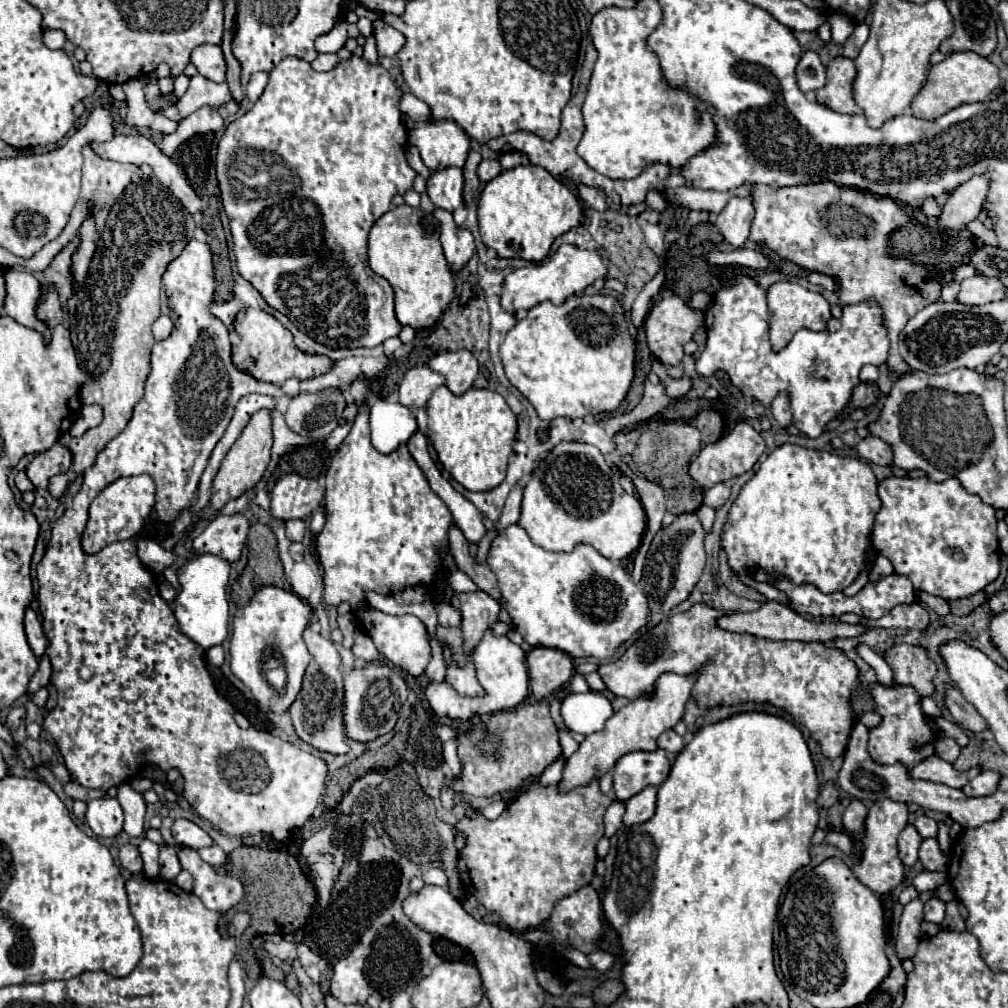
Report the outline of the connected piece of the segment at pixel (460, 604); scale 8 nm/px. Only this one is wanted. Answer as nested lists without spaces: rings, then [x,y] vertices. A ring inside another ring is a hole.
[[[484,591],[474,593],[458,593],[452,605],[462,613],[462,631],[464,631],[464,645],[466,651],[472,649],[482,637],[482,633],[496,623],[496,615],[500,611],[498,601],[494,601]]]

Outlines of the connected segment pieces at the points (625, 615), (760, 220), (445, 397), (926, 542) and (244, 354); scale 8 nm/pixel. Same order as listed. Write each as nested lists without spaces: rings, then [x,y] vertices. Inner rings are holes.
[[[510,525],[508,529],[504,529],[502,533],[496,535],[496,539],[492,541],[492,547],[490,547],[490,553],[488,553],[488,559],[486,563],[490,565],[490,569],[494,571],[496,579],[498,579],[498,587],[500,587],[500,593],[506,601],[506,609],[508,609],[508,615],[512,617],[512,623],[514,623],[514,629],[524,637],[526,643],[530,643],[532,647],[552,647],[552,649],[560,649],[564,653],[568,653],[572,659],[608,659],[616,653],[616,649],[628,641],[638,629],[642,629],[648,621],[648,599],[646,595],[636,587],[636,583],[630,579],[630,575],[622,569],[622,567],[614,567],[606,557],[602,557],[594,547],[590,545],[578,545],[572,553],[552,553],[552,551],[546,551],[542,547],[538,547],[536,543],[532,543],[532,539],[526,535],[526,531],[518,525]]]
[[[834,181],[778,187],[778,189],[772,189],[770,185],[754,185],[752,195],[754,195],[756,215],[754,215],[752,229],[750,229],[750,241],[764,243],[772,251],[776,251],[780,257],[804,269],[812,269],[812,271],[832,277],[838,285],[836,293],[838,293],[842,307],[862,303],[866,299],[876,299],[886,313],[886,329],[890,333],[890,357],[886,361],[890,377],[898,379],[906,373],[912,373],[910,365],[906,365],[906,361],[898,353],[898,335],[904,329],[906,321],[914,317],[914,313],[918,313],[930,303],[940,301],[942,283],[938,279],[938,271],[934,271],[930,265],[914,263],[904,257],[892,257],[888,253],[890,235],[908,223],[908,215],[904,207],[898,205],[892,197],[878,197],[862,189],[838,185]]]
[[[440,387],[430,397],[426,411],[428,439],[438,453],[438,461],[462,487],[476,493],[492,491],[506,479],[508,459],[516,441],[516,415],[502,395],[474,387],[464,395],[454,395],[448,387]]]
[[[888,477],[878,485],[878,495],[882,499],[882,509],[876,515],[872,543],[892,561],[894,571],[908,577],[918,591],[938,595],[946,601],[956,601],[982,591],[998,577],[998,537],[994,507],[966,493],[958,481],[946,479],[936,483],[928,477]]]
[[[244,309],[236,315],[234,331],[240,337],[238,345],[232,347],[232,363],[236,369],[252,375],[256,381],[266,381],[274,385],[284,385],[286,379],[312,379],[326,373],[332,367],[328,357],[302,353],[292,339],[292,333],[280,325],[272,315],[262,309]]]

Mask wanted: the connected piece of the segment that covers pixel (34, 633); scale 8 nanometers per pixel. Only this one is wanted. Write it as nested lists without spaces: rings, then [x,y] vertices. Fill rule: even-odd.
[[[26,609],[24,627],[26,627],[26,637],[28,637],[28,643],[30,643],[32,651],[34,651],[34,655],[36,655],[36,657],[42,657],[42,653],[46,651],[48,641],[46,641],[46,637],[44,637],[42,625],[40,625],[40,621],[38,621],[38,617],[36,617],[36,613],[34,613],[32,609]]]

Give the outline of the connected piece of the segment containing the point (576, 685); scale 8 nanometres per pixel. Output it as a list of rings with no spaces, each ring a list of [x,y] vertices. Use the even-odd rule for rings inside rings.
[[[577,673],[572,677],[570,683],[564,690],[567,692],[584,693],[589,690],[589,687],[584,677]]]

